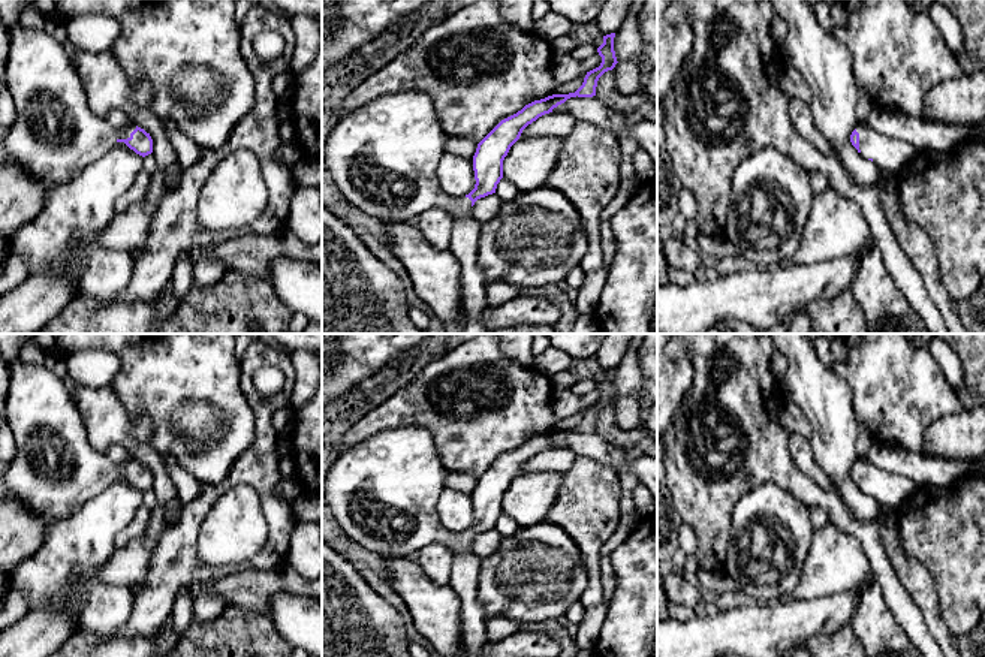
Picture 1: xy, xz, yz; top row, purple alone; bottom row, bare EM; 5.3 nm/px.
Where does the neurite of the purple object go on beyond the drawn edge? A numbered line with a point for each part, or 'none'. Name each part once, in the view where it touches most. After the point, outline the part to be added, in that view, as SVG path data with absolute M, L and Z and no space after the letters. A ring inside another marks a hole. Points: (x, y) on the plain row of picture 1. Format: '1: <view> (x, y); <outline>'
1: xy (56, 472); M18 358L10 361L9 392L3 418L7 421L15 438L16 456L6 465L4 483L7 497L22 503L43 525L51 527L57 521L67 519L88 500L111 486L118 474L130 473L136 461L114 464L105 453L97 452L88 441L81 413L64 382L45 365L24 362Z

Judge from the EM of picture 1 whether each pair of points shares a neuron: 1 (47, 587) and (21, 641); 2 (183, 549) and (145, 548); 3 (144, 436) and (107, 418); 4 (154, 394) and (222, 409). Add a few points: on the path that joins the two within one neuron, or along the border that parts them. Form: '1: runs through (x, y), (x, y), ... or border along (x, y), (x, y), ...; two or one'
1: border along (59, 594), (56, 608), (36, 606), (27, 612); two
2: border along (168, 527), (154, 548), (144, 582); two
3: border along (129, 419), (129, 434), (150, 445); two
4: runs through (171, 394), (187, 394), (205, 409); one

